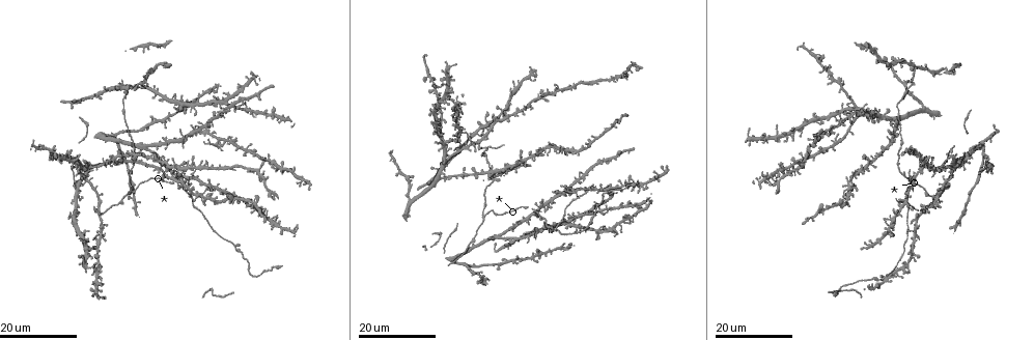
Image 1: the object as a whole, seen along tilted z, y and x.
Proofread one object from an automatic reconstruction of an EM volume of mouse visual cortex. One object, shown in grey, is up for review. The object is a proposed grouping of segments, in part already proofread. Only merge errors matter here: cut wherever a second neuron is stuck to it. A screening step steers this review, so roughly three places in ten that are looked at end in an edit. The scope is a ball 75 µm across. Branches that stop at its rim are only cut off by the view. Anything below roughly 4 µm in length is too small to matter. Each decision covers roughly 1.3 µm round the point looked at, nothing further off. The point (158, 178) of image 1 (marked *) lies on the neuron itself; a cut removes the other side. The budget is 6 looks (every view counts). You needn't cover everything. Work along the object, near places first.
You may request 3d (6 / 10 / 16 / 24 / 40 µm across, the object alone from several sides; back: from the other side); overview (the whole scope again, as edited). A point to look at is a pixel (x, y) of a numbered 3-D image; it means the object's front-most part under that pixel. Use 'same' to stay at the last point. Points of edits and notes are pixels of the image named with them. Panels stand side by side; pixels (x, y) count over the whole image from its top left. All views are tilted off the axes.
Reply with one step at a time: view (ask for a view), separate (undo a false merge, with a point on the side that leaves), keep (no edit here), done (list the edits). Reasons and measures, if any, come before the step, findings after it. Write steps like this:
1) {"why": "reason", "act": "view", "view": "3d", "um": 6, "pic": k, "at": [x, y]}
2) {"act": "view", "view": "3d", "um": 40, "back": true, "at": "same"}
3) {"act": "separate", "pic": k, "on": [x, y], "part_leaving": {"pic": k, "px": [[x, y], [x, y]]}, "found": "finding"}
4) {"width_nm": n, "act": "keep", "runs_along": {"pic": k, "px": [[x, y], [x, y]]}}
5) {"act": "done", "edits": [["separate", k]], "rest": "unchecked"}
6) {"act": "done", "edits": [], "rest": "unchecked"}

{"why": "looks like a crossing", "act": "view", "view": "3d", "um": 16, "pic": 1, "at": [854, 108]}

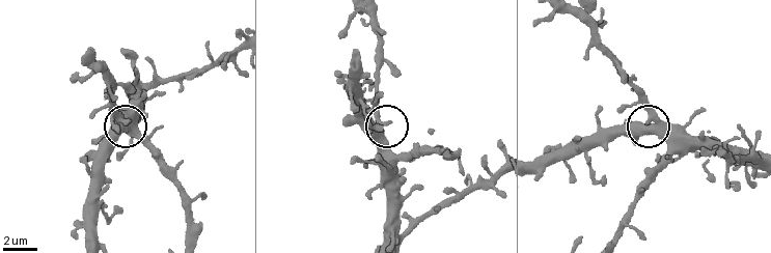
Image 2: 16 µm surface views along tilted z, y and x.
{"act": "view", "view": "3d", "um": 6, "pic": 2, "at": [654, 125]}

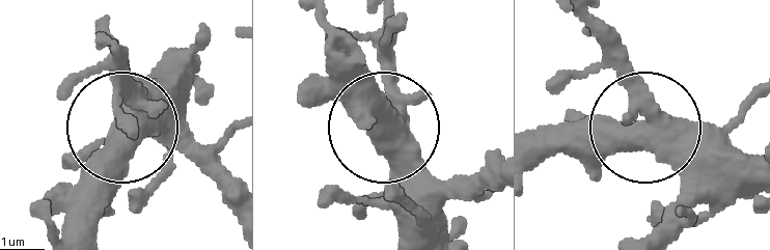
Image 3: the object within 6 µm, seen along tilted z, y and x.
{"width_nm": 480, "act": "keep", "found": "one neuron here"}

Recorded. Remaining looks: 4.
{"act": "view", "view": "3d", "um": 24, "pic": 1, "at": [444, 159]}

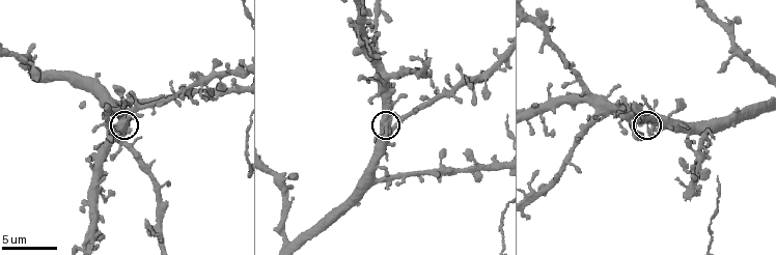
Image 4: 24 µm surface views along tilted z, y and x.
{"act": "view", "view": "3d", "um": 6, "pic": 4, "at": [648, 126]}

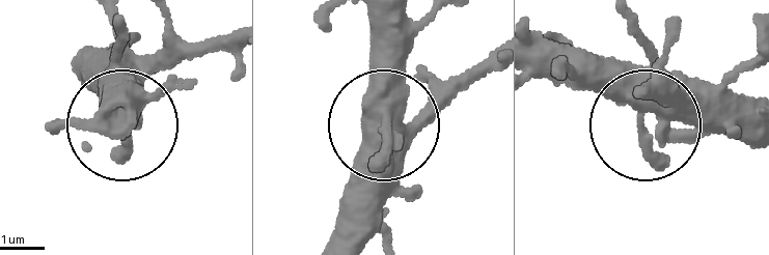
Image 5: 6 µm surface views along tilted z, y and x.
{"side_arm_um": 44, "act": "keep", "found": "continuous, no second neuron"}

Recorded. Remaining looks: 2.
{"why": "a fork", "act": "view", "view": "3d", "um": 16, "pic": 1, "at": [913, 73]}

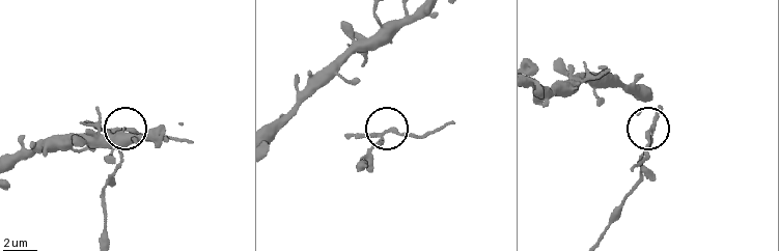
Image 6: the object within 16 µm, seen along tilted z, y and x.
{"act": "view", "view": "3d", "um": 6, "pic": 6, "at": [652, 127]}

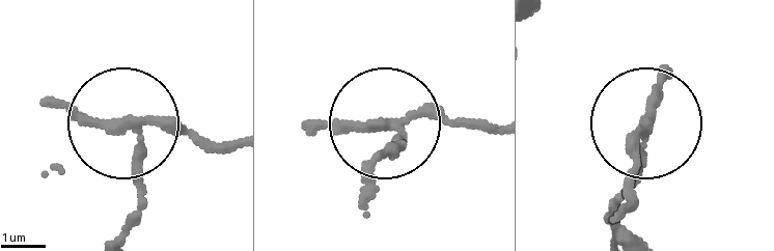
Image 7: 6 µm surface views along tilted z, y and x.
{"act": "separate", "pic": 7, "on": [74, 118], "part_leaving": {"pic": 7, "px": [[141, 118], [226, 145]]}, "found": "a second neuron is stuck on"}

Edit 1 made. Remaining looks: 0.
{"act": "done", "edits": [["separate", 7]], "rest": "unchecked"}

